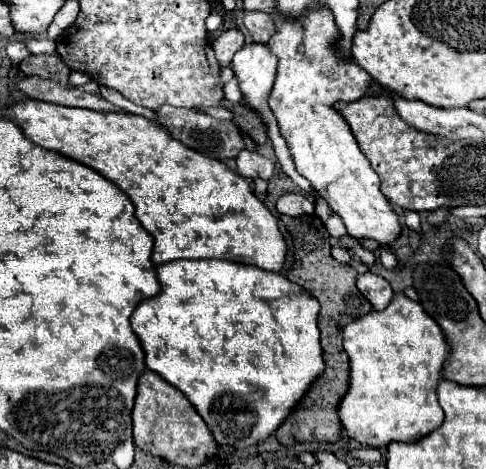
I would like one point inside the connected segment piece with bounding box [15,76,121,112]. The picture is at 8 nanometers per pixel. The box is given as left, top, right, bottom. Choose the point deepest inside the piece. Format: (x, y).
(87, 96)

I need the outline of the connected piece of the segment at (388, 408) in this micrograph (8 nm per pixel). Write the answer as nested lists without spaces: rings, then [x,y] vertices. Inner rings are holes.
[[[395,292],[383,310],[373,310],[343,328],[343,348],[351,362],[351,382],[345,398],[339,402],[339,418],[347,434],[363,446],[383,450],[391,442],[417,442],[443,424],[443,410],[437,402],[437,384],[443,378],[443,362],[449,356],[449,344],[441,326],[421,308],[419,302]]]

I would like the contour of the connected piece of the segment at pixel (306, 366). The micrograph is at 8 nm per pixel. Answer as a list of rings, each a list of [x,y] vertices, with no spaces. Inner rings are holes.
[[[177,260],[177,262],[161,264],[157,268],[157,274],[159,274],[159,282],[161,282],[161,292],[153,298],[143,300],[131,314],[131,326],[143,344],[147,368],[157,372],[163,380],[167,380],[169,384],[179,388],[189,398],[189,402],[201,414],[201,418],[209,426],[209,430],[219,446],[245,448],[245,446],[255,446],[255,444],[267,440],[285,422],[285,418],[297,408],[299,400],[303,400],[303,396],[307,394],[311,384],[325,372],[323,352],[321,352],[321,344],[319,344],[319,328],[317,328],[319,302],[307,290],[289,282],[281,274],[265,272],[261,268],[255,268],[255,266],[251,268],[247,264],[237,264],[237,262],[229,262],[229,260]]]

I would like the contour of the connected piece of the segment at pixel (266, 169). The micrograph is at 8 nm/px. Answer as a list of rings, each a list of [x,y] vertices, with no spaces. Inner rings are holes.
[[[241,150],[237,156],[237,168],[241,172],[241,176],[247,178],[263,178],[269,180],[273,176],[273,162],[263,158],[257,152],[249,152],[249,150]]]

